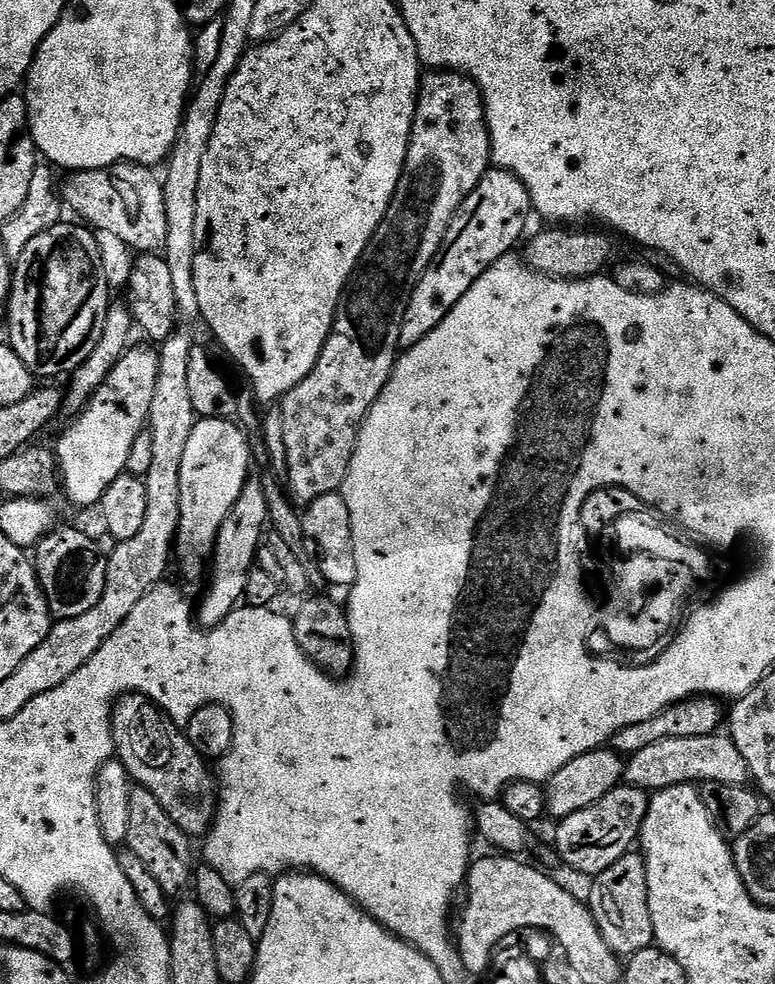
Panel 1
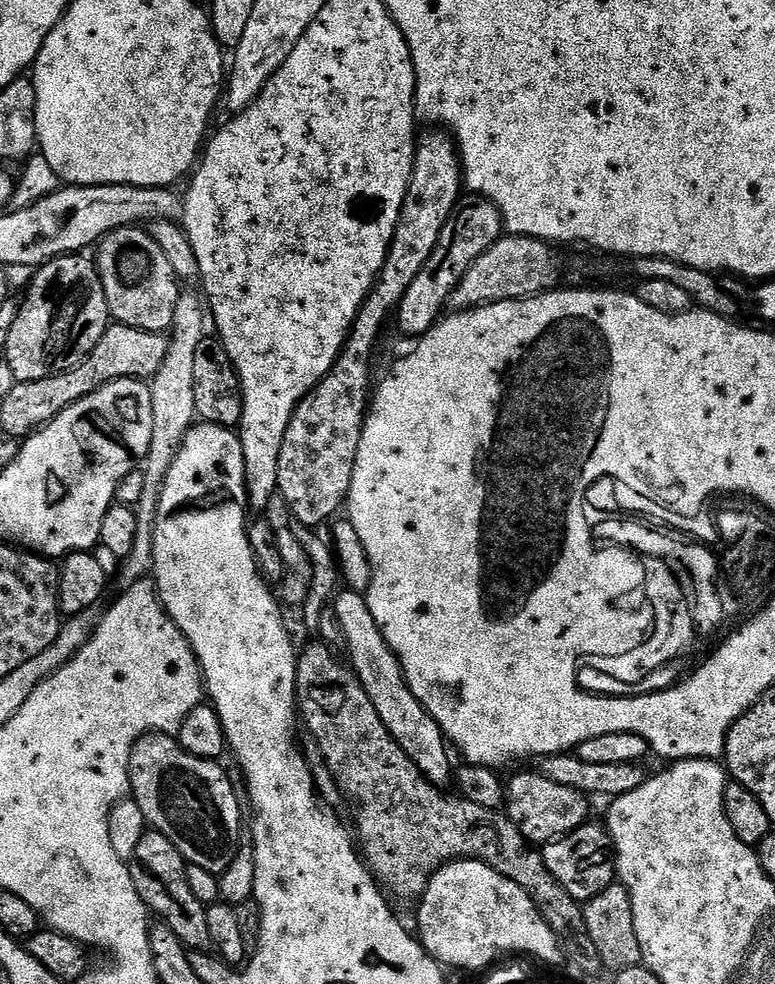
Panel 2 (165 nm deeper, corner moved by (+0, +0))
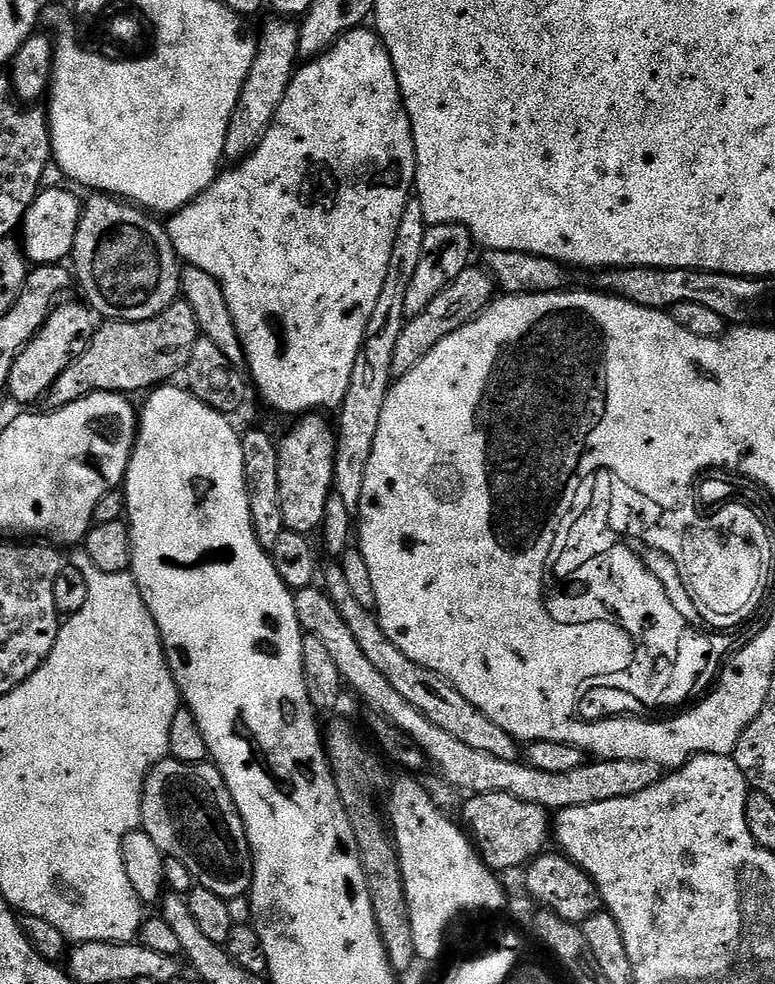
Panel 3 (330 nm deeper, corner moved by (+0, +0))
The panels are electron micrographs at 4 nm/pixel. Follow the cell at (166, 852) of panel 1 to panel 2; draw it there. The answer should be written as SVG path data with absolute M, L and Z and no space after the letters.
M145 831L142 842L138 842L134 864L134 886L142 898L145 909L153 917L158 916L156 918L167 925L188 950L207 949L210 945L210 929L206 927L208 909L202 902L198 902L198 898L194 898L190 882L186 882L189 863L174 846L174 842L170 842L170 838L166 838L166 834L161 832Z

